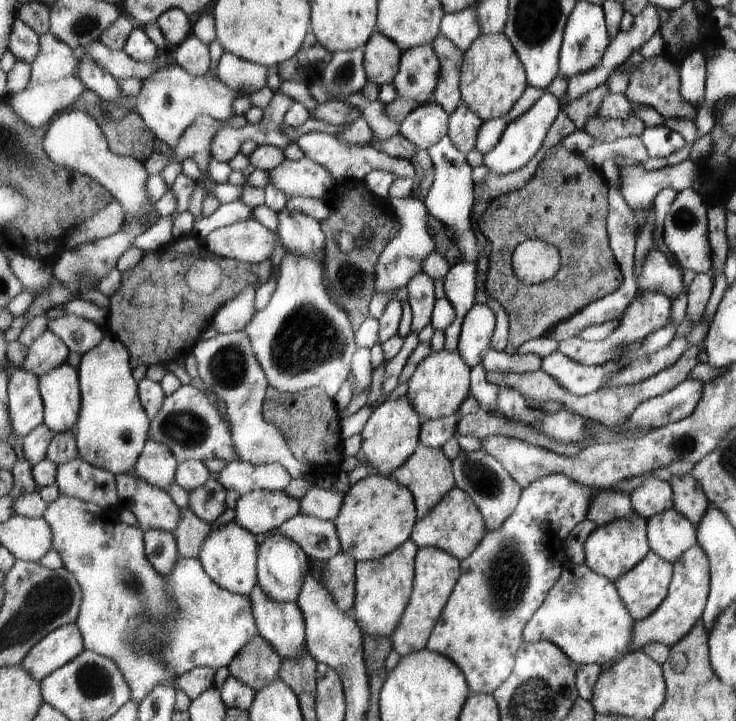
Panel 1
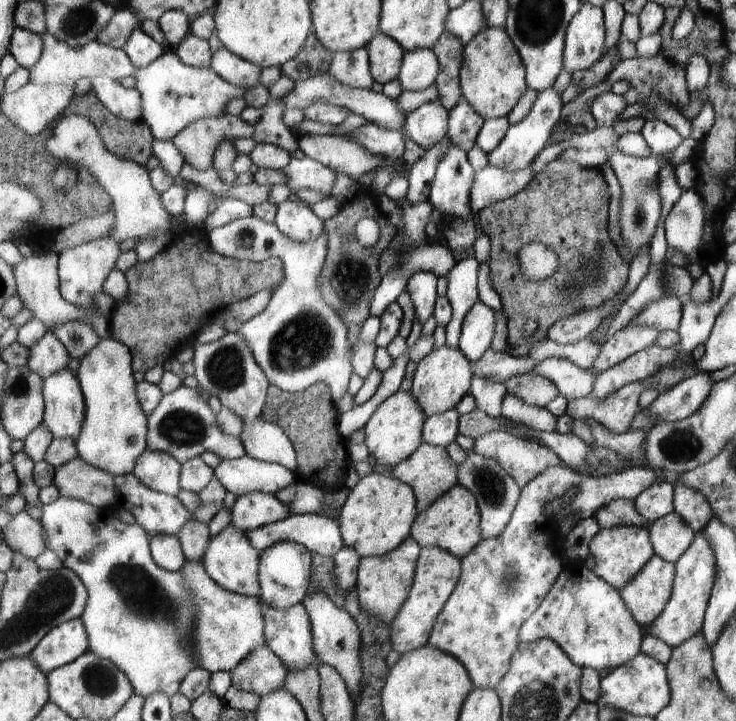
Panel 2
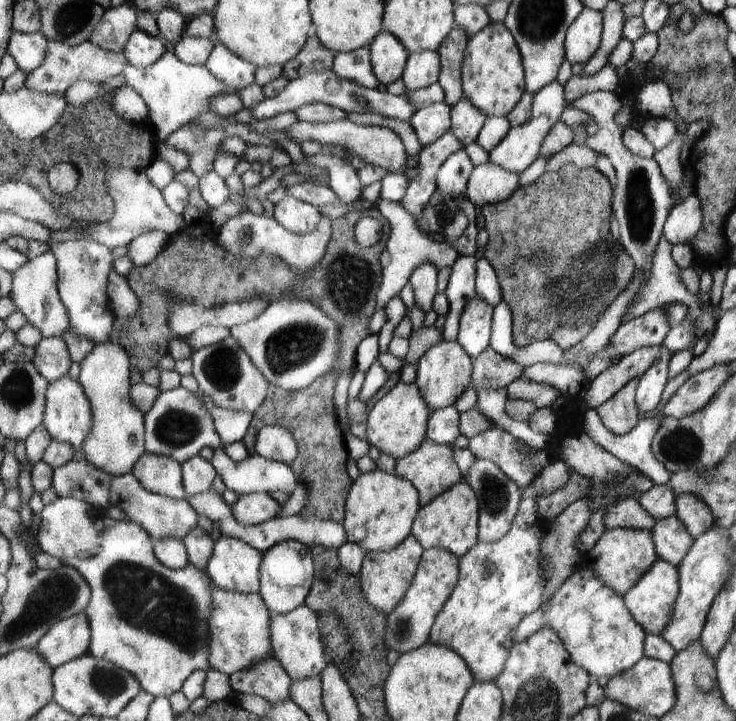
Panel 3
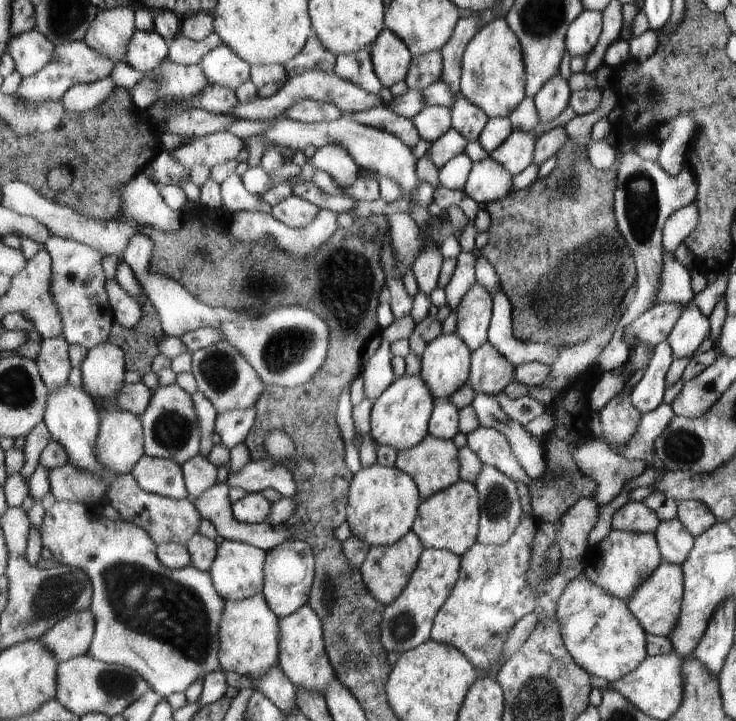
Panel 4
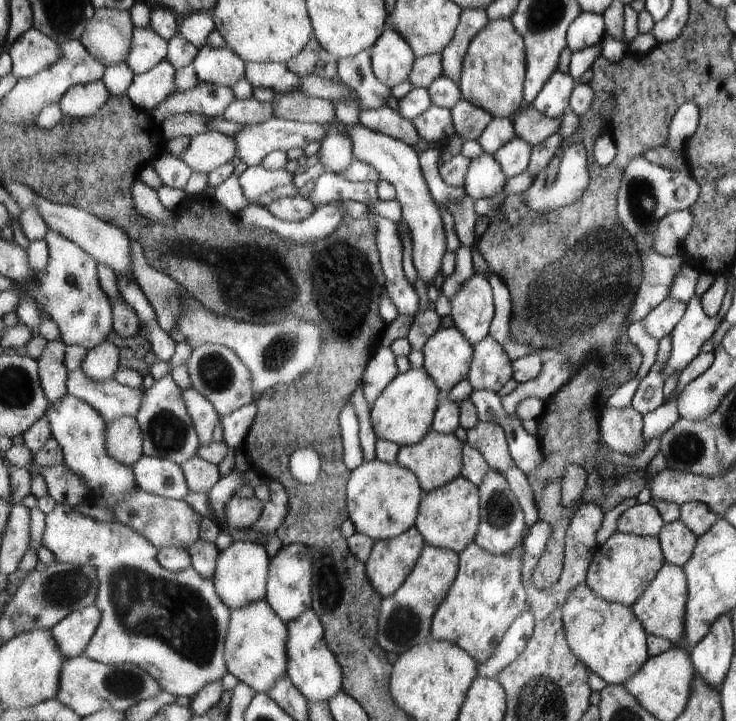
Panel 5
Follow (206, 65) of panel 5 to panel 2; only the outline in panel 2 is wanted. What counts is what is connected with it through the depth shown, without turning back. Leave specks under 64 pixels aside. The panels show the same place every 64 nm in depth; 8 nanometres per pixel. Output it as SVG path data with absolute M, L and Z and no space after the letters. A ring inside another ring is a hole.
M225 47L212 55L211 69L223 80L239 88L255 88L261 84L263 67L233 54L233 51L227 50Z

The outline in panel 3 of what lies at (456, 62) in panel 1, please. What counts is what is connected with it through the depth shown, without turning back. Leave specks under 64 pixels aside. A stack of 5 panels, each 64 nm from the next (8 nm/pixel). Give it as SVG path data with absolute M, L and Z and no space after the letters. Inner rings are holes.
M454 28L437 50L437 54L441 56L442 68L439 82L445 90L445 103L451 108L466 96L462 82L462 69L469 41L467 30Z

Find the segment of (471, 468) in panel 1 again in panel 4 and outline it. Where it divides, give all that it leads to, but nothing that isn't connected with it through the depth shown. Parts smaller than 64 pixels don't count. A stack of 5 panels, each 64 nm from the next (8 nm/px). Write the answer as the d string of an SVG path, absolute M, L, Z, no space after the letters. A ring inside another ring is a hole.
M483 463L481 474L479 474L475 486L480 494L481 503L478 542L487 544L487 546L507 544L515 534L515 530L519 528L521 518L524 516L524 504L521 502L520 491L517 489L516 482L491 464Z

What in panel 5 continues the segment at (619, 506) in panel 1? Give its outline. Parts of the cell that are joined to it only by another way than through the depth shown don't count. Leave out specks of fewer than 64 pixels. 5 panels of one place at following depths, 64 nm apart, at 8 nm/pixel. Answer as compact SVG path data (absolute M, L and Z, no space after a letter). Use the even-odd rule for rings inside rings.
M635 503L627 507L615 522L616 532L637 536L657 537L664 522L649 503Z

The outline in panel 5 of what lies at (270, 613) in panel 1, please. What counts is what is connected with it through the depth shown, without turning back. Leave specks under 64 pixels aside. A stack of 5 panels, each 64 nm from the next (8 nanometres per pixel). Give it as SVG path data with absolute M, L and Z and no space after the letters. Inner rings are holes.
M311 608L297 620L288 623L289 629L289 664L288 677L309 700L313 702L331 702L337 694L344 690L344 667L337 655L325 640L324 624L316 611Z

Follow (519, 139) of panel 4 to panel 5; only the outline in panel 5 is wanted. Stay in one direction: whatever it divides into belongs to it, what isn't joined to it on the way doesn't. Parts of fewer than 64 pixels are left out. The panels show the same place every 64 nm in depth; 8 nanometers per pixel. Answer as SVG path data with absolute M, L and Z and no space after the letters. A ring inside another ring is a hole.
M515 137L515 140L505 144L497 154L493 154L493 158L499 161L508 177L515 177L528 170L532 152L533 146L529 142Z

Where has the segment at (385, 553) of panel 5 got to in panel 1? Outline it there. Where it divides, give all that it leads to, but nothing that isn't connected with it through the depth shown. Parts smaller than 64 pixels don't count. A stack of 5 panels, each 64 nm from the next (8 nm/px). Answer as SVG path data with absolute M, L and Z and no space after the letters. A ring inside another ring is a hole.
M411 538L391 554L379 558L358 562L356 568L356 604L355 622L362 634L371 634L373 638L389 638L401 626L401 618L412 600L414 581L416 580L416 558L420 546Z

